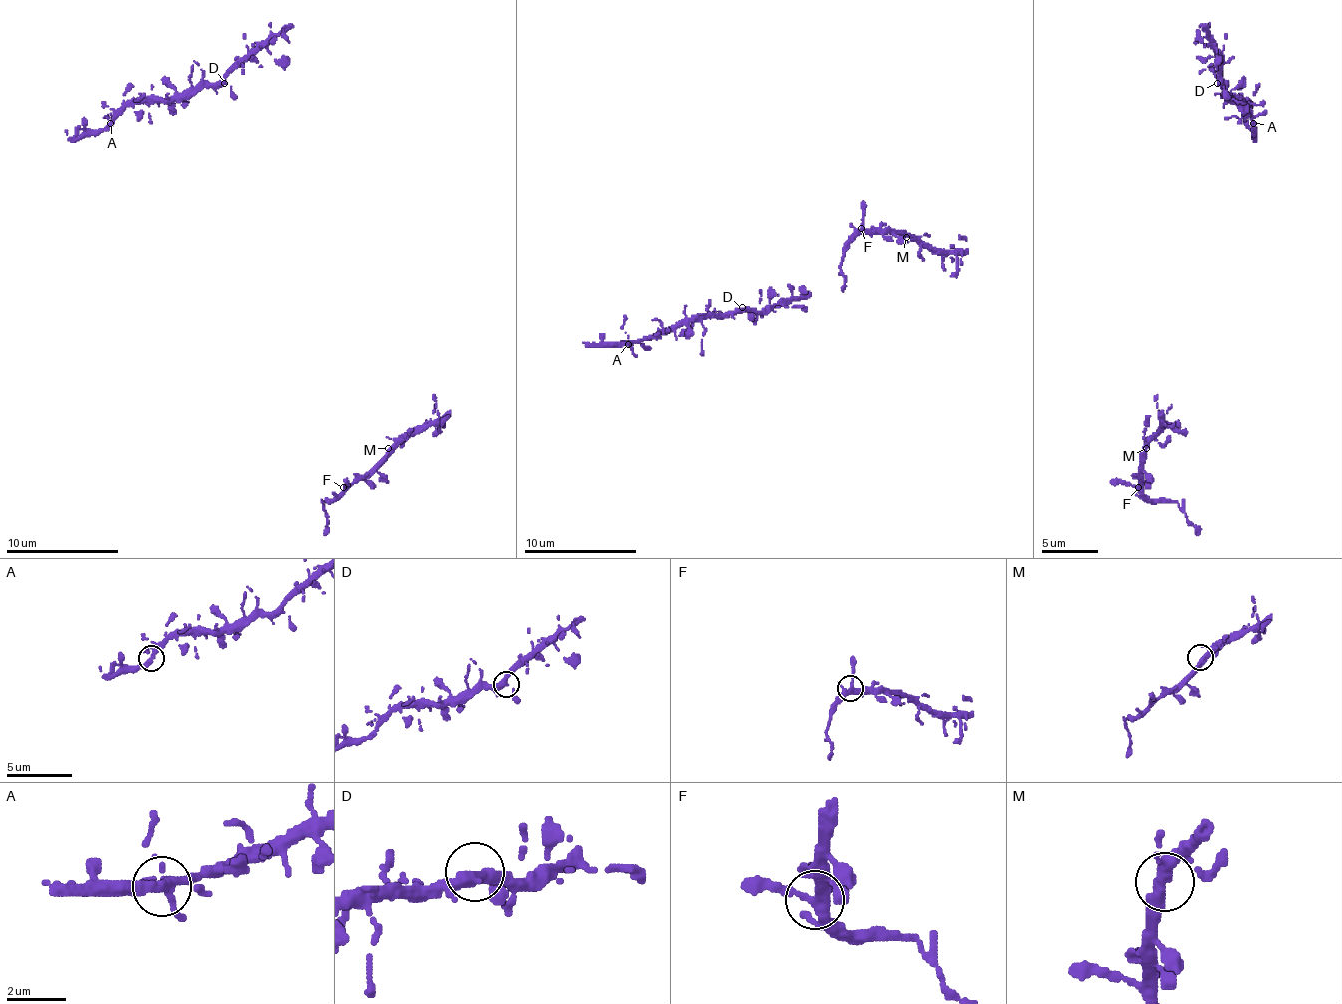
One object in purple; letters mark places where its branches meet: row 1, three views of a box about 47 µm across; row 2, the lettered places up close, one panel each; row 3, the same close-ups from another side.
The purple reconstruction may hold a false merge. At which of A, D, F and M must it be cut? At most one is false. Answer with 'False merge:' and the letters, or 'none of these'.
False merge: none of these

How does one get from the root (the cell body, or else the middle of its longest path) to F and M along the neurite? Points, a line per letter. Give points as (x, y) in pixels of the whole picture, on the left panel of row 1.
F: (434, 394), (439, 416), (425, 425), (417, 425), (366, 476), (357, 476), (343, 487)
M: (434, 394), (439, 416), (425, 425), (411, 428), (388, 448)

